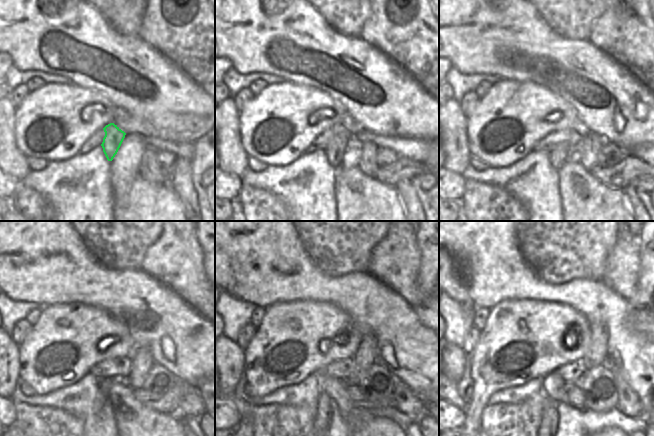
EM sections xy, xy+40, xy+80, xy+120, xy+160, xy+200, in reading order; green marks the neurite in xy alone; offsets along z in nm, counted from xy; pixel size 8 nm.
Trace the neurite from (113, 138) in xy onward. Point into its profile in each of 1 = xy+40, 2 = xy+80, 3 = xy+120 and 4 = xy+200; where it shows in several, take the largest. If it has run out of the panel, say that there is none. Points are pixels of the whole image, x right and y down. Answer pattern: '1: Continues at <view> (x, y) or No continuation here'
1: Continues at xy+40 (336, 147)
2: Continues at xy+80 (559, 155)
3: Continues at xy+120 (104, 384)
4: Continues at xy+200 (549, 420)

